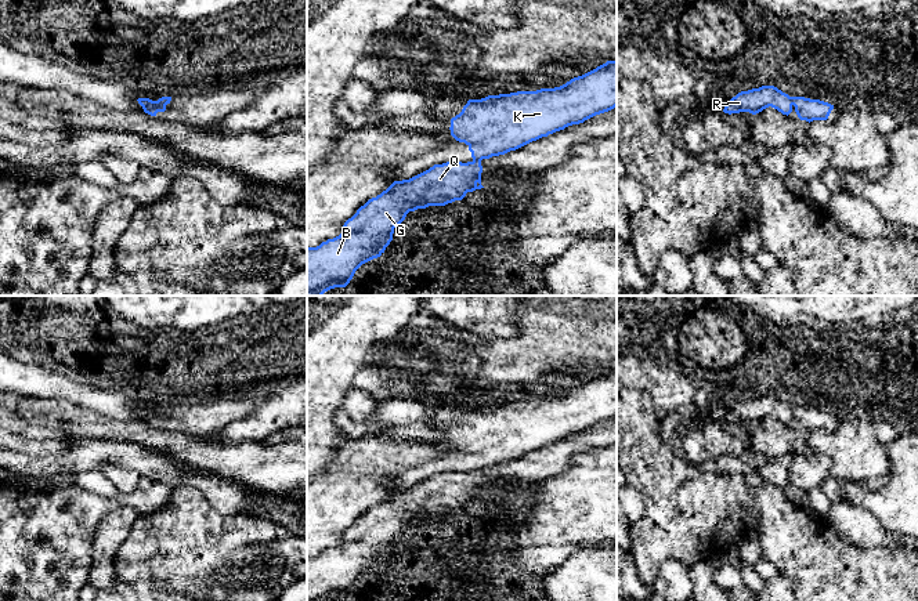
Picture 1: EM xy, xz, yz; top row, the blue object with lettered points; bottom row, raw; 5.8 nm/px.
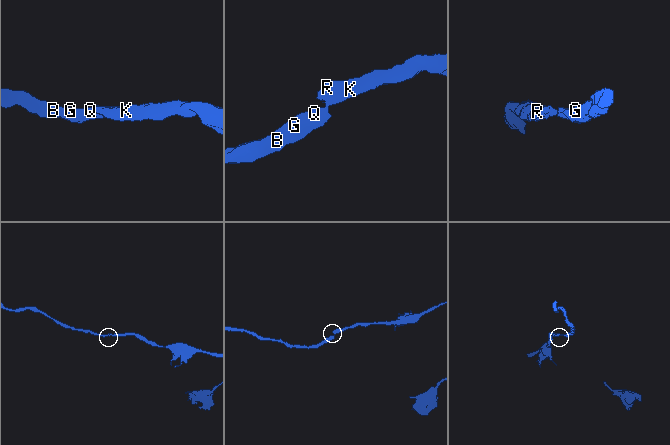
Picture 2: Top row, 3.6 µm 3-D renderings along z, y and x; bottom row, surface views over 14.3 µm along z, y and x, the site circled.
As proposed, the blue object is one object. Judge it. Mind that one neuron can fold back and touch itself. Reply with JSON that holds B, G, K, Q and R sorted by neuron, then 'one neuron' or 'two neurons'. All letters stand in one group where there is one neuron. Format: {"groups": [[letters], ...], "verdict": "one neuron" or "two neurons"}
{"groups": [["B", "G", "Q"], ["K", "R"]], "verdict": "two neurons"}

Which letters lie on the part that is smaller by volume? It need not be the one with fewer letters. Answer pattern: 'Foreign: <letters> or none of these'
Foreign: B, G, Q

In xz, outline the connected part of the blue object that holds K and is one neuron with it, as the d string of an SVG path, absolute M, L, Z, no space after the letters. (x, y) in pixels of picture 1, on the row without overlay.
M607 370L596 379L571 388L554 398L517 401L469 409L462 421L451 428L451 445L465 452L474 471L516 460L568 435L608 421L617 416L617 370Z

